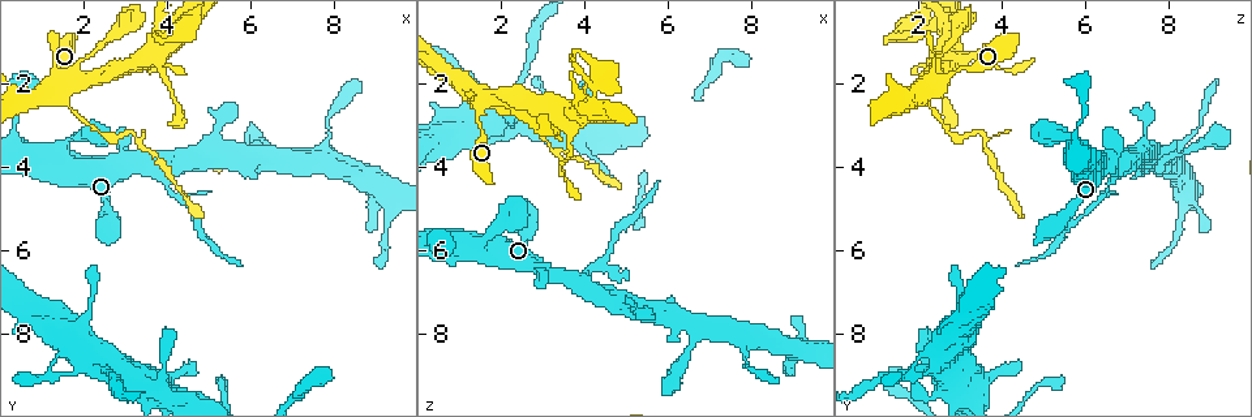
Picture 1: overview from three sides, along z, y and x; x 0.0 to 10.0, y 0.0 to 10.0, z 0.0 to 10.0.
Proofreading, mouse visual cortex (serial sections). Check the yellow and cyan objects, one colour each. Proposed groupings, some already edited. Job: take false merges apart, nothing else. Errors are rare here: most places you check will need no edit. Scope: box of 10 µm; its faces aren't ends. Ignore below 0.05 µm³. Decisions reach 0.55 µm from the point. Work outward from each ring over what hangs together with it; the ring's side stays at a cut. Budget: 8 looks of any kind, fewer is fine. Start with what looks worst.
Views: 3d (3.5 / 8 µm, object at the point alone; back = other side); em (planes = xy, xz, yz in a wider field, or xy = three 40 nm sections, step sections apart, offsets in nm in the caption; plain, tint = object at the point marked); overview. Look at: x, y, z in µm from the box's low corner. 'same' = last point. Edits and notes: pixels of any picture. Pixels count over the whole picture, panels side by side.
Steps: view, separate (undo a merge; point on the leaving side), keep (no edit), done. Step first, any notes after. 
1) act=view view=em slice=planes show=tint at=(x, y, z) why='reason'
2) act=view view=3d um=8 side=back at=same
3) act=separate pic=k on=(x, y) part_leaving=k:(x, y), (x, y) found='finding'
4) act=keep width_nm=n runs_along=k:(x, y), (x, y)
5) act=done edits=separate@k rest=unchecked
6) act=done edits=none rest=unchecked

act=view view=3d um=3.5 side=back at=(1.85, 2.70, 2.40) why='calibre changes'

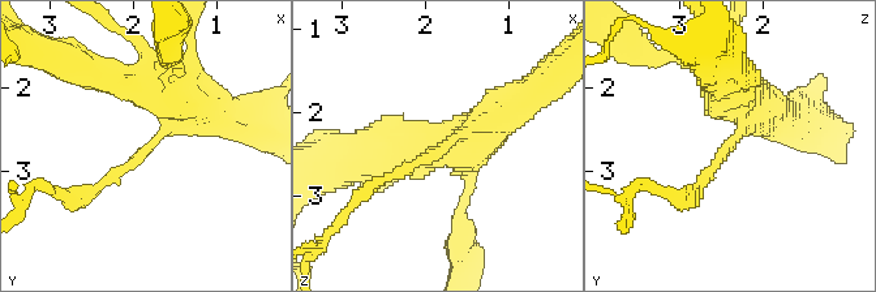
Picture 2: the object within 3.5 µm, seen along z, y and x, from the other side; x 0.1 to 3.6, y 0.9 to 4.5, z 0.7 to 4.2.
act=view view=em slice=xy step=1 show=tint at=(1.85, 2.70, 2.45) arm_widths_nm=150,500

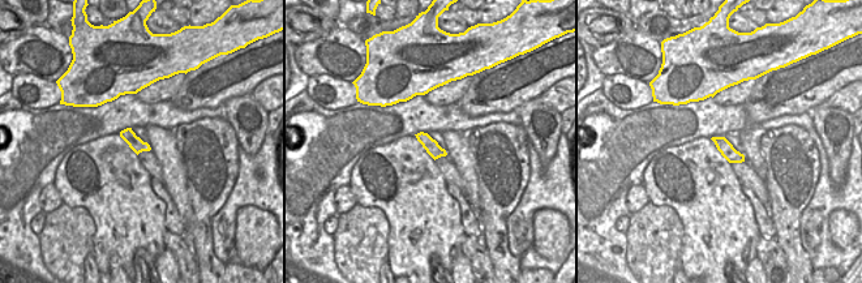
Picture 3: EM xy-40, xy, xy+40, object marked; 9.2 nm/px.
act=separate pic=2 on=(131, 164) width_nm=140 part_leaving=2:(158, 138), (86, 194), (65, 194) found='a second cell is stuck on'

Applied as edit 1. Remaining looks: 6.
act=view view=3d um=3.5 at=(4.00, 4.15, 6.75) why='thin arm on a thick one'

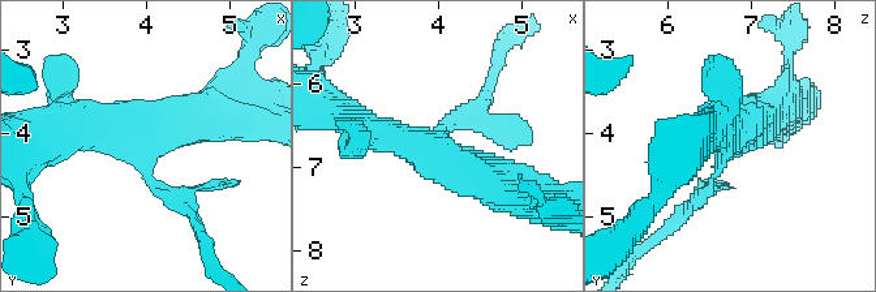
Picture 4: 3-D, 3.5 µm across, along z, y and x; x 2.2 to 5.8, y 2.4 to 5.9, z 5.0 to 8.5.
act=view view=em slice=xy step=5 show=tint at=(3.95, 4.15, 6.75) arms=3 arm_widths_nm=100,400,450

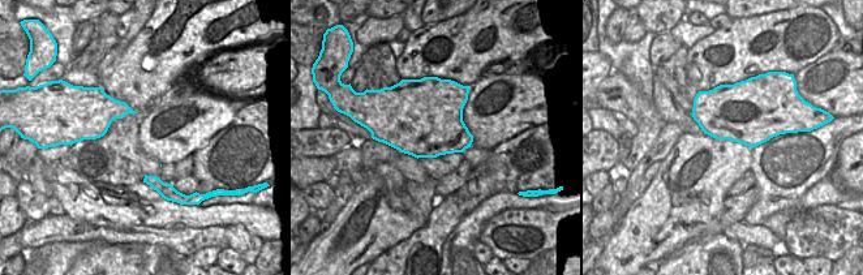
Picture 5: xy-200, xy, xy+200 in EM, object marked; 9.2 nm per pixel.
act=view view=em slice=xy step=2 show=tint at=same

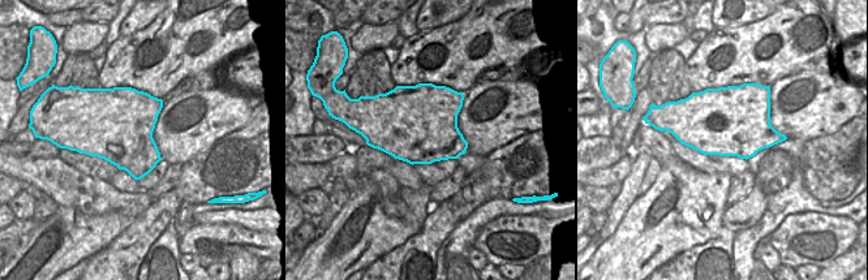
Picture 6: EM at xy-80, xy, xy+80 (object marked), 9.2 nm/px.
act=separate pic=4 on=(492, 120) found='two cells meet here'

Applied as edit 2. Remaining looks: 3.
act=view view=overview

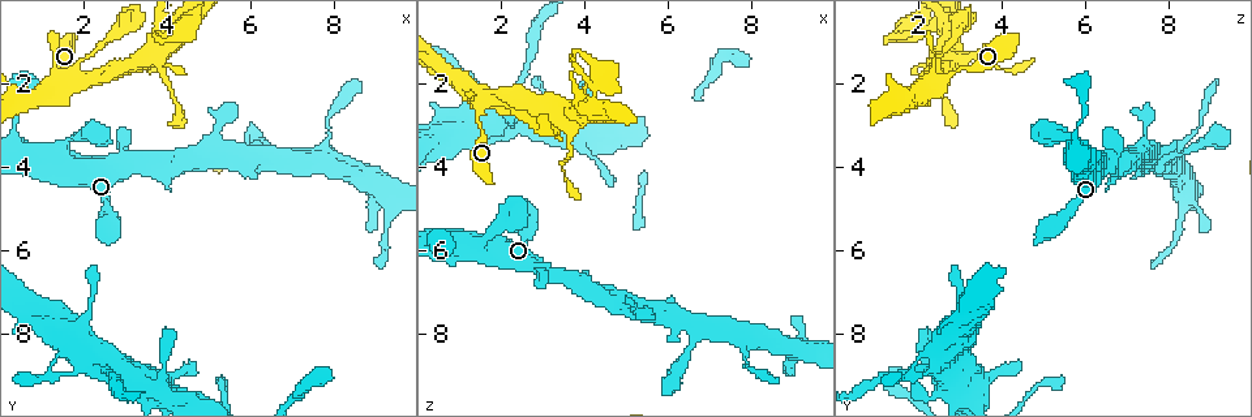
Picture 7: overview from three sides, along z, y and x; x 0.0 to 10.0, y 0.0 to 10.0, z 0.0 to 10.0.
act=view view=em slice=xy step=2 show=tint at=(3.25, 1.50, 2.70) why='looks like a crossing'

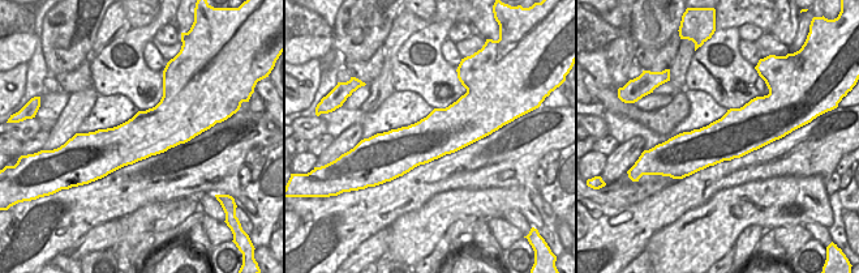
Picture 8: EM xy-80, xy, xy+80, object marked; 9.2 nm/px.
act=view view=3d um=3.5 at=same

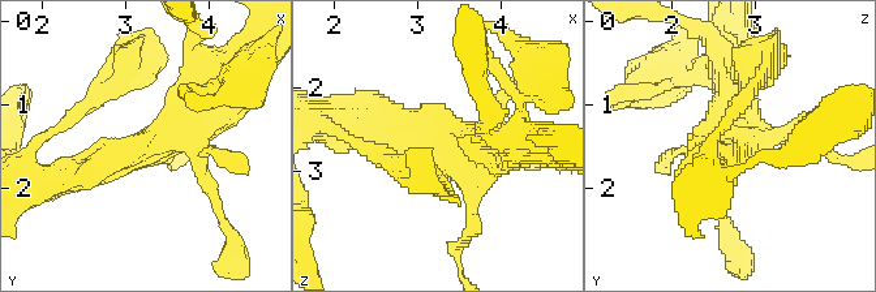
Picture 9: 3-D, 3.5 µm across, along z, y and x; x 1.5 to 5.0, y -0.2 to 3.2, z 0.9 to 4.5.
act=keep runs_along=9:(73, 175), (168, 138), (220, 98) found='one cell here'

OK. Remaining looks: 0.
act=done edits=separate@2,separate@4 rest=unchecked

